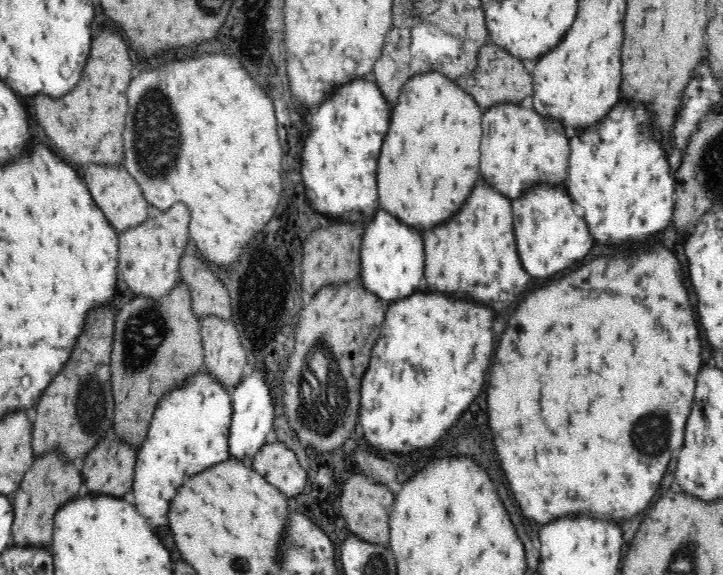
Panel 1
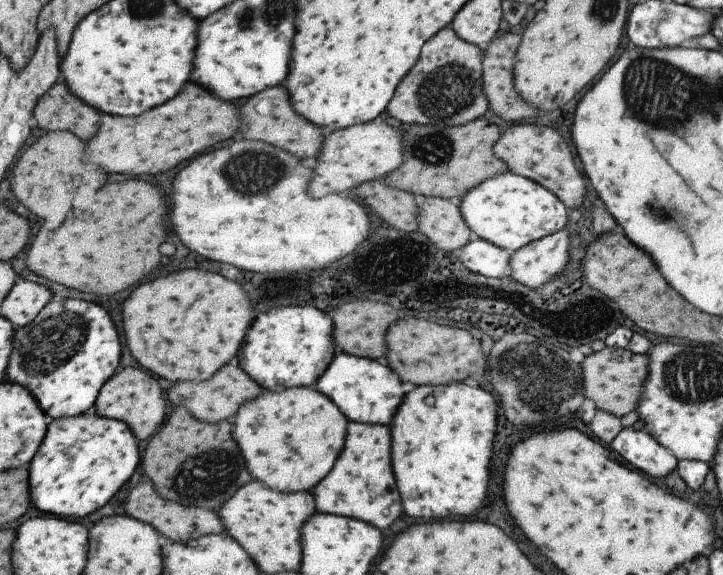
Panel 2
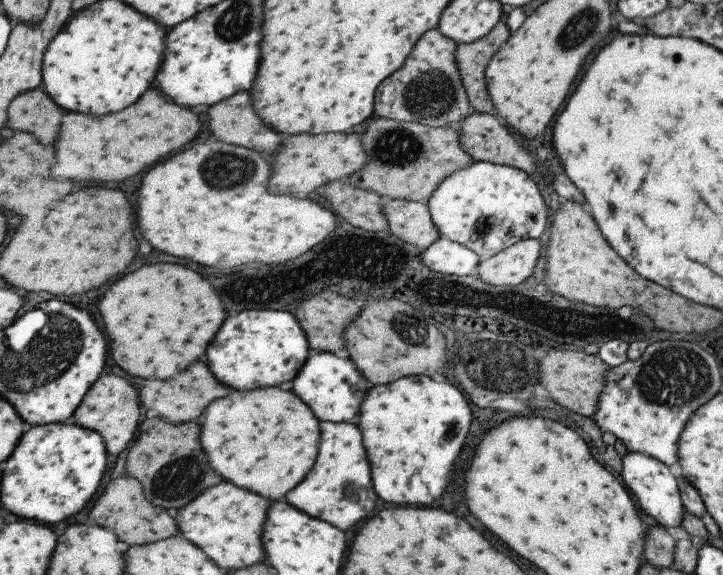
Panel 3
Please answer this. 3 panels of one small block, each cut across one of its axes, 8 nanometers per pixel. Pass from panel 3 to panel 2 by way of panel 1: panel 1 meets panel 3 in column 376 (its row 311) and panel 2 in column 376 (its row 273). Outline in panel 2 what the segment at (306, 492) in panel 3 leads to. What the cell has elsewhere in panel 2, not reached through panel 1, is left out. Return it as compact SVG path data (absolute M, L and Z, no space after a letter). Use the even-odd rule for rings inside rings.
M347 424L347 444L337 456L333 470L313 488L316 513L357 518L379 530L385 530L401 514L399 492L393 484L389 462L389 428L377 424Z

